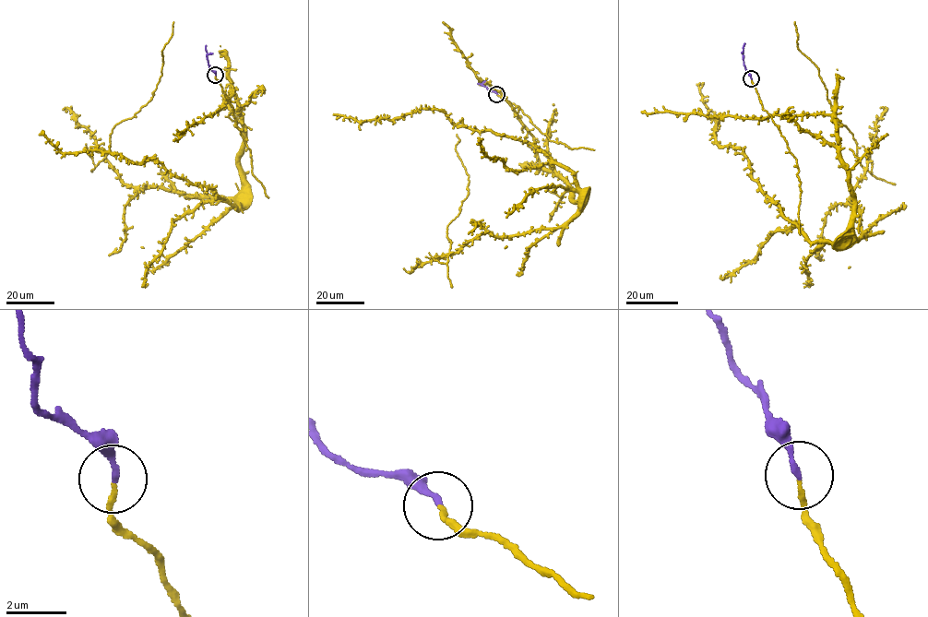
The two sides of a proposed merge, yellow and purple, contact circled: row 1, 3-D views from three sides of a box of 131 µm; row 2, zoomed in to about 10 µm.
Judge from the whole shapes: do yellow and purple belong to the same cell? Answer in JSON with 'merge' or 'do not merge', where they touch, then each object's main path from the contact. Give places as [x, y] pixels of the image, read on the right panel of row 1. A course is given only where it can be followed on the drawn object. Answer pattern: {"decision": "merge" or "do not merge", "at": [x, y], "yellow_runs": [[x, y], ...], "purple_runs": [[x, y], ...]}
{"decision": "merge", "at": [751, 78], "yellow_runs": [[751, 79], [771, 116], [833, 119], [862, 235], [847, 202], [865, 172], [857, 143], [795, 22]], "purple_runs": [[751, 78], [743, 65], [745, 43]]}

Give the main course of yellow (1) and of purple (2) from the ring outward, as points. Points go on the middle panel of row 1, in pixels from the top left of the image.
1: (496, 93), (521, 110), (539, 162), (583, 204), (577, 212), (450, 253), (446, 229), (469, 194), (457, 135)
2: (496, 93), (478, 84)

